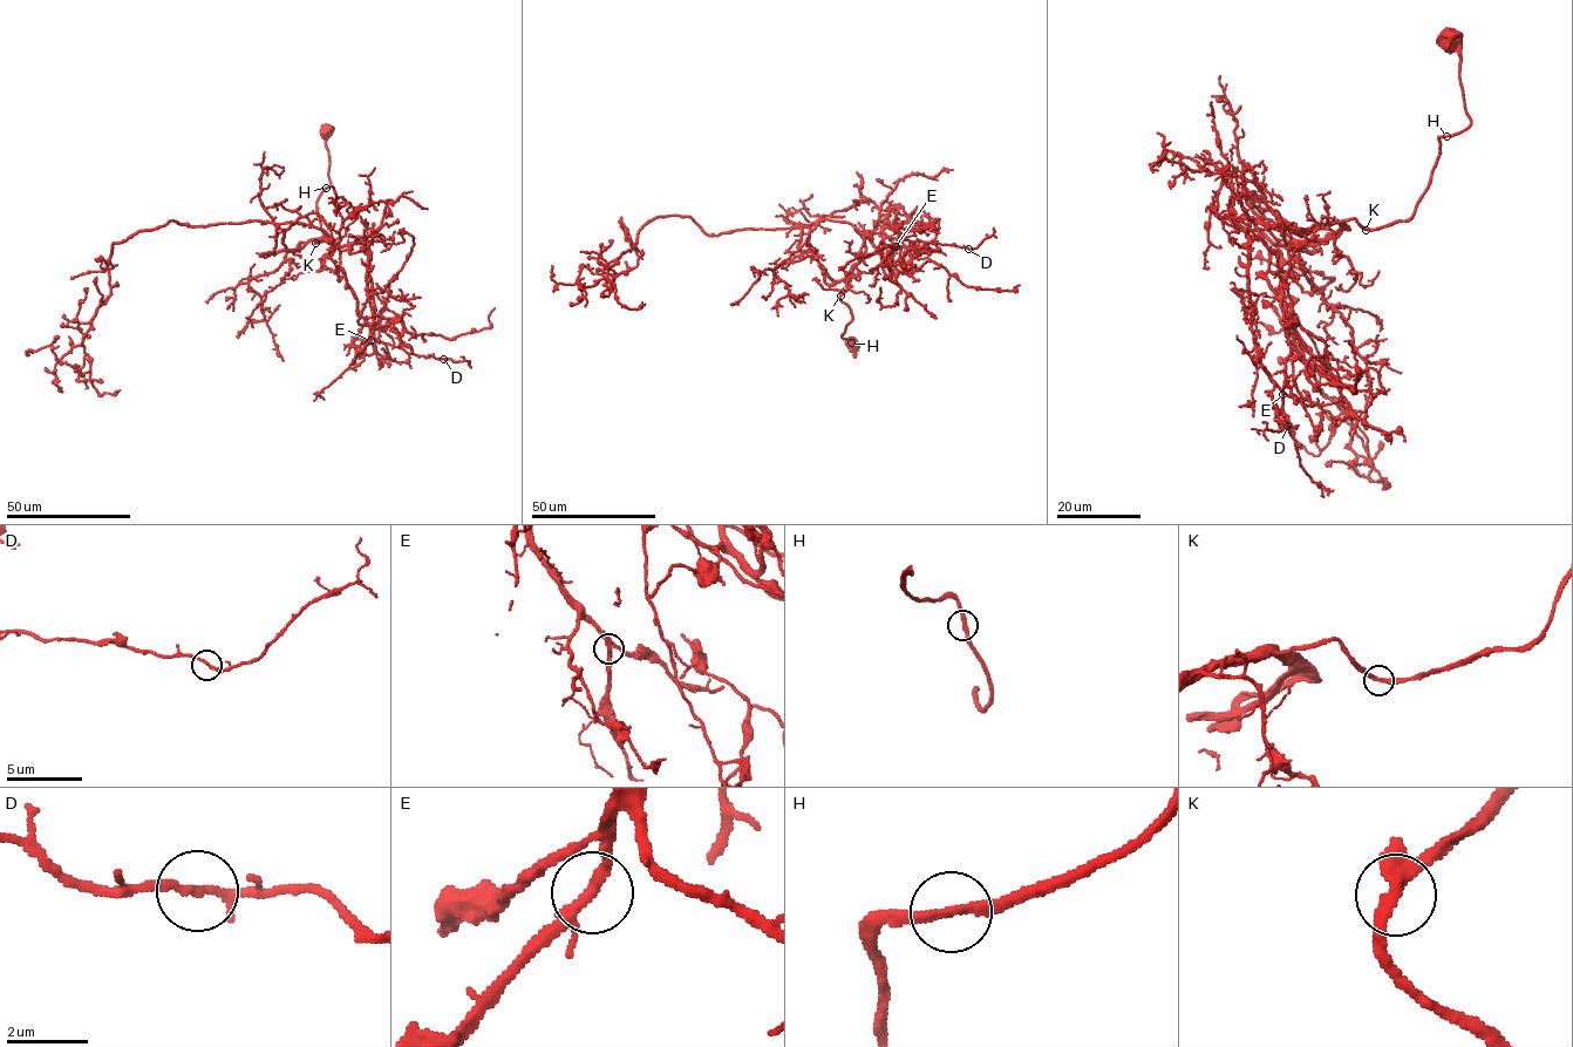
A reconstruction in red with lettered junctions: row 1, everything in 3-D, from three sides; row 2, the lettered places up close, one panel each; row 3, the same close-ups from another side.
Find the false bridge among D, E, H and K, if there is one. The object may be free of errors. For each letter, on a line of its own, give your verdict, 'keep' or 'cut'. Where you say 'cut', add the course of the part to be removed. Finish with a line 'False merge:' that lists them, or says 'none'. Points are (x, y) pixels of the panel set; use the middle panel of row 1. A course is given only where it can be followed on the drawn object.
D: keep
E: keep
H: keep
K: keep
False merge: none

